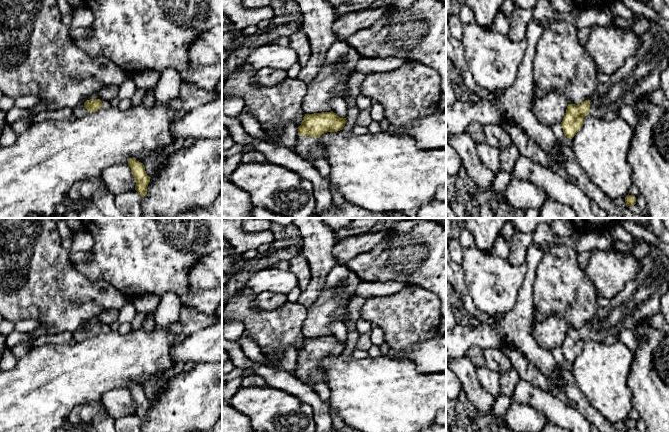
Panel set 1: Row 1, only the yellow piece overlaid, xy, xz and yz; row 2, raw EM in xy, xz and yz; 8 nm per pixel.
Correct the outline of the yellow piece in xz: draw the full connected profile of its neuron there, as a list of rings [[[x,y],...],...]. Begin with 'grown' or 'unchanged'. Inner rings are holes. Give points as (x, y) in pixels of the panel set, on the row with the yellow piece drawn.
grown | [[[333,111],[305,114],[298,127],[295,153],[306,161],[325,159],[327,152],[318,138],[327,132],[340,131],[346,124],[346,118],[340,118]]]

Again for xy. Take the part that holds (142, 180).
unchanged | [[[134,158],[128,160],[128,165],[131,168],[131,173],[136,182],[135,190],[141,197],[145,196],[147,194],[150,177],[147,175],[144,165]]]

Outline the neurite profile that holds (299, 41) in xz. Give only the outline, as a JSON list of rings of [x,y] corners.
[[[300,30],[289,36],[290,47],[295,50],[298,56],[298,63],[303,67],[307,64],[310,54],[310,42],[306,34]]]

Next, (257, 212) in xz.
[[[253,207],[251,218],[291,218],[291,217],[279,215],[260,207]]]

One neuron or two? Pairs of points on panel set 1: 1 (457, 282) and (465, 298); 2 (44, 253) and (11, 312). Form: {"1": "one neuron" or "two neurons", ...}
{"1": "one neuron", "2": "one neuron"}

